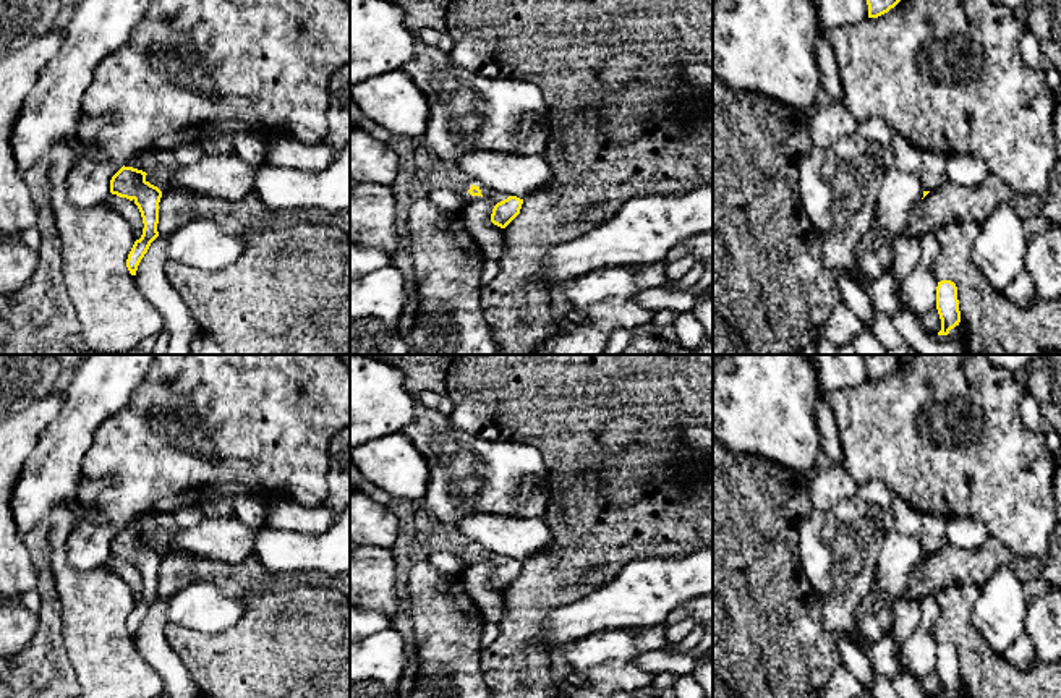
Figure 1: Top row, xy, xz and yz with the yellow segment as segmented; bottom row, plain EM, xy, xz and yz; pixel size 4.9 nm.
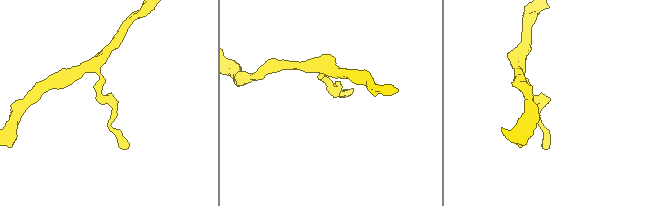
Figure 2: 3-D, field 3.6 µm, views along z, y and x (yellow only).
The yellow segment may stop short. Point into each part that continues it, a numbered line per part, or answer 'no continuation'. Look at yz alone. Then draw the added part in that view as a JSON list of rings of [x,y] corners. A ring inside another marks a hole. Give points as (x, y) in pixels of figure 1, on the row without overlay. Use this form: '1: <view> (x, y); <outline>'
no continuation

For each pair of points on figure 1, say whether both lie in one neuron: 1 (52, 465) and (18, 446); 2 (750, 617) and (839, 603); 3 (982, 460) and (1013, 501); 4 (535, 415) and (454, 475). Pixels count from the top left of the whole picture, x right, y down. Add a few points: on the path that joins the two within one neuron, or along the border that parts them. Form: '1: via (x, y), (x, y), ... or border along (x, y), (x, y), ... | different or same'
1: border along (52, 420), (41, 433), (17, 483) | different
2: border along (804, 572), (820, 603), (822, 624), (839, 634) | different
3: via (992, 470), (1011, 491) | same
4: border along (464, 431), (488, 439), (515, 439), (538, 451) | different

